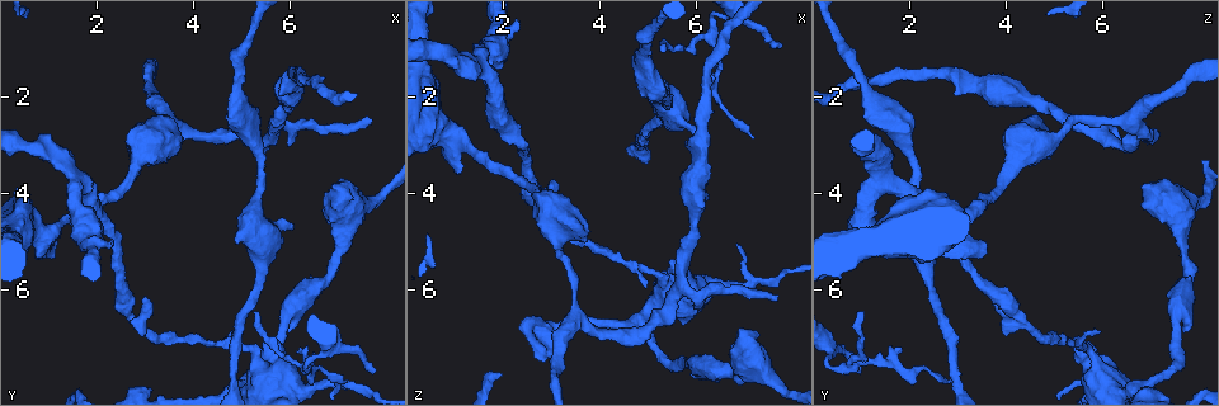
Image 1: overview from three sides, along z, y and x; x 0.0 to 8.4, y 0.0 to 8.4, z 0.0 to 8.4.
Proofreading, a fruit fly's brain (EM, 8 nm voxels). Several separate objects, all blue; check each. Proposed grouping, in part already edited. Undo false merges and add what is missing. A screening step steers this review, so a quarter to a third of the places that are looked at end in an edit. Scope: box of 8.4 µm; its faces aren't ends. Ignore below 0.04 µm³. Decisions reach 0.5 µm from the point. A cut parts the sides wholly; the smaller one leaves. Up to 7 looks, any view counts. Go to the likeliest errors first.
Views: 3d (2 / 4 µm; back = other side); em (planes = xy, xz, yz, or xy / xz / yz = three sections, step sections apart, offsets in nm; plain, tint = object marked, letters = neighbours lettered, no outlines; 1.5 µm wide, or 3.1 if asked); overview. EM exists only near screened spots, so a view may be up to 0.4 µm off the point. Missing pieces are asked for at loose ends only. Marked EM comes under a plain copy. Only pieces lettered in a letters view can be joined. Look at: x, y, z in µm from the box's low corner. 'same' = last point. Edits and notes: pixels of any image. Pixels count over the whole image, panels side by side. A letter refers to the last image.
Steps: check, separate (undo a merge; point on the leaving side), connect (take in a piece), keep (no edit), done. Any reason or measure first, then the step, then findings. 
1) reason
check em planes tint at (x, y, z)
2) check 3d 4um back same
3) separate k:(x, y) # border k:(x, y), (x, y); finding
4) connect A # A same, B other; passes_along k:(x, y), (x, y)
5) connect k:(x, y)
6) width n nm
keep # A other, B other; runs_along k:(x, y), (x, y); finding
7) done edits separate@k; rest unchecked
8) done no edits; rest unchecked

free end
check em xy step 4 letters at (1.15, 5.25, 3.65)

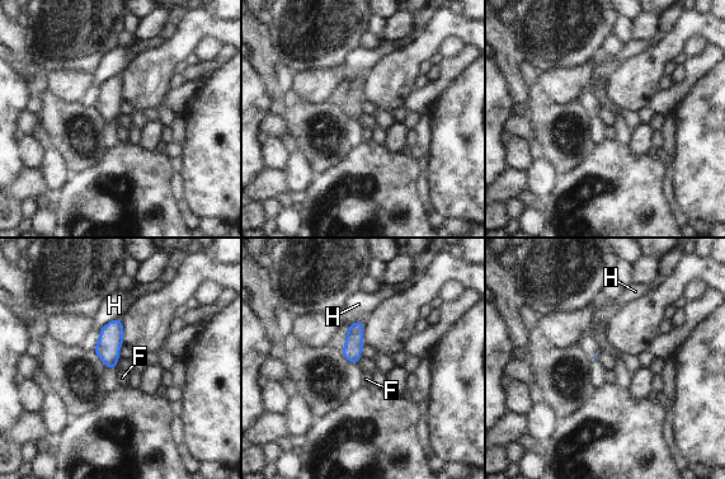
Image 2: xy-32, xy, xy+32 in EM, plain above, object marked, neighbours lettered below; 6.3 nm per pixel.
check em planes letters same

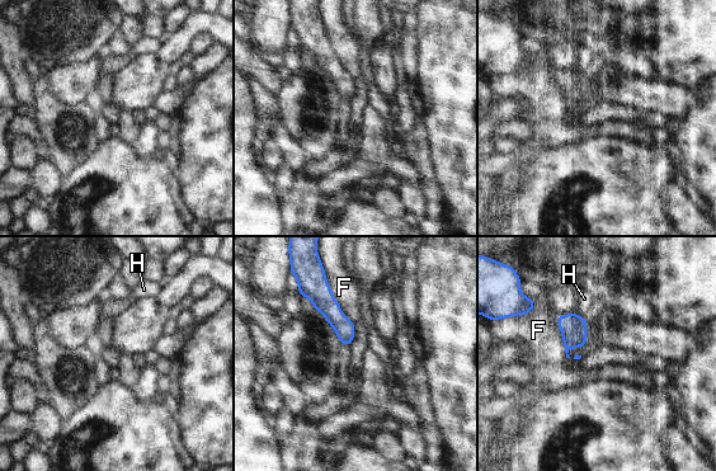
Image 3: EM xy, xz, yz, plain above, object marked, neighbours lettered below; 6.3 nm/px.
keep # F other, H other; runs_along 3:(319, 292), (344, 328), (347, 340); none of them fits

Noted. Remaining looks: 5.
thick turns thin
check em planes letters at (5.35, 7.55, 5.90)

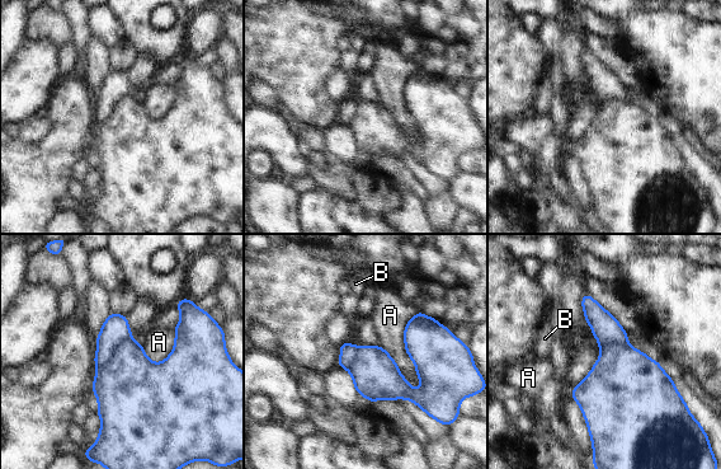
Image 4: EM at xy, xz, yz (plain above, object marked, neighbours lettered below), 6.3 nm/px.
width 300 nm
separate 4:(114, 332) # A other, B other; border 4:(131, 337), (104, 366), (97, 369); a second neuron is stuck on

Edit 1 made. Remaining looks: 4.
check overview

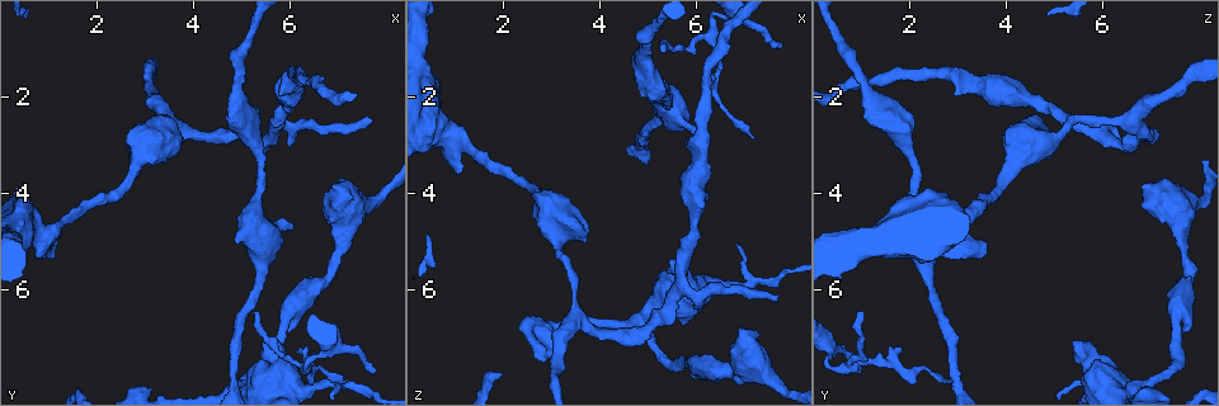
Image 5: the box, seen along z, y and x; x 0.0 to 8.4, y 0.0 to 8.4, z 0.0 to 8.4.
tapers out
check em planes letters at (7.75, 7.65, 0.95)

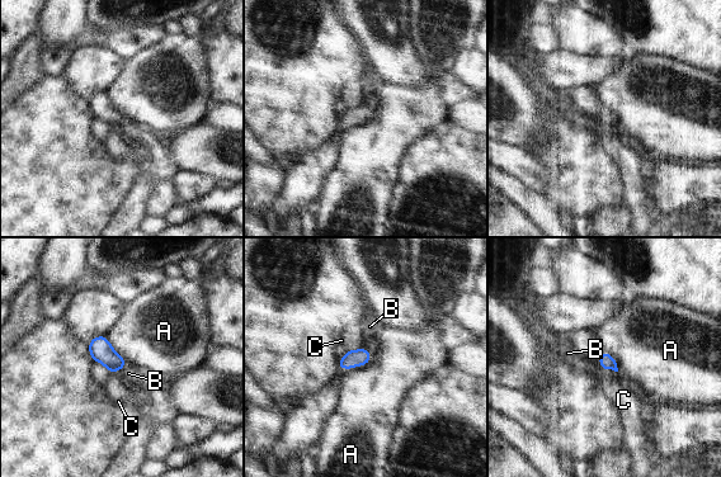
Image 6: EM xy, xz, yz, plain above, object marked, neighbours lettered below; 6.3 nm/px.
connect B # A other, B same, C other; passes_along 6:(607, 362), (606, 368), (569, 354); the neuron continues

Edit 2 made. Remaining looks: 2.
done edits separate@4, connect@6; rest unchecked

